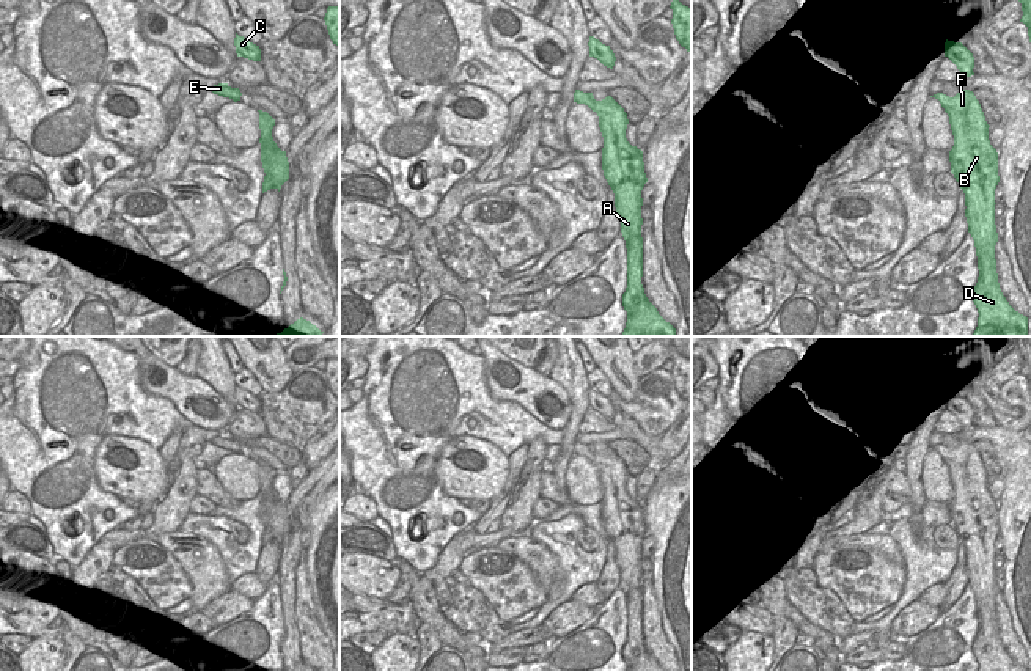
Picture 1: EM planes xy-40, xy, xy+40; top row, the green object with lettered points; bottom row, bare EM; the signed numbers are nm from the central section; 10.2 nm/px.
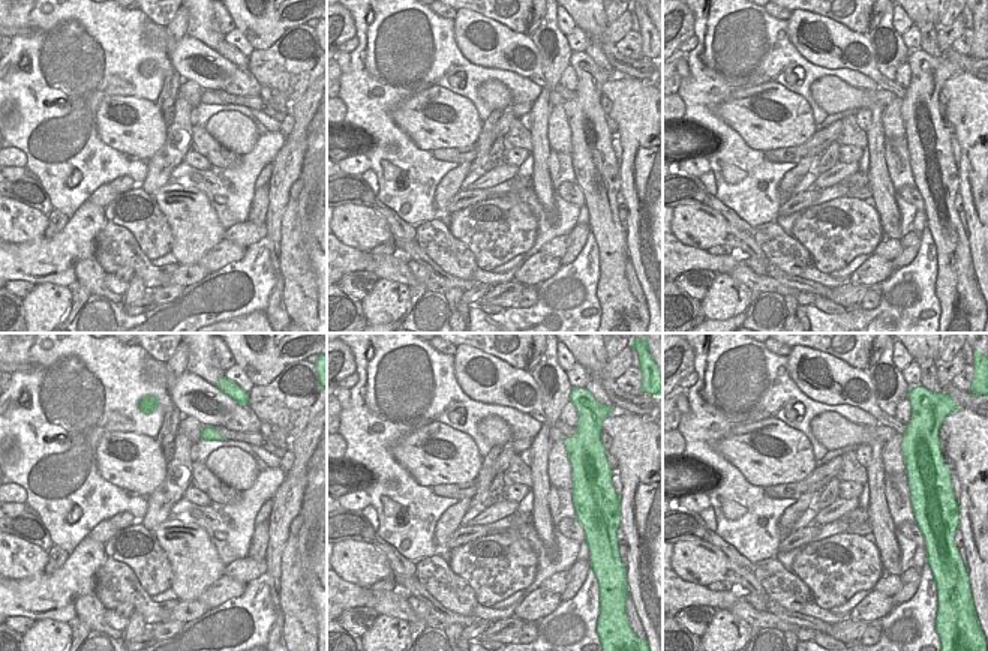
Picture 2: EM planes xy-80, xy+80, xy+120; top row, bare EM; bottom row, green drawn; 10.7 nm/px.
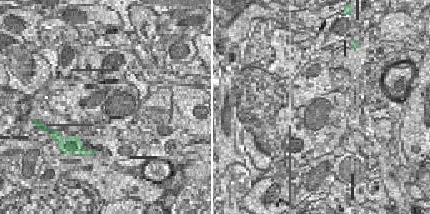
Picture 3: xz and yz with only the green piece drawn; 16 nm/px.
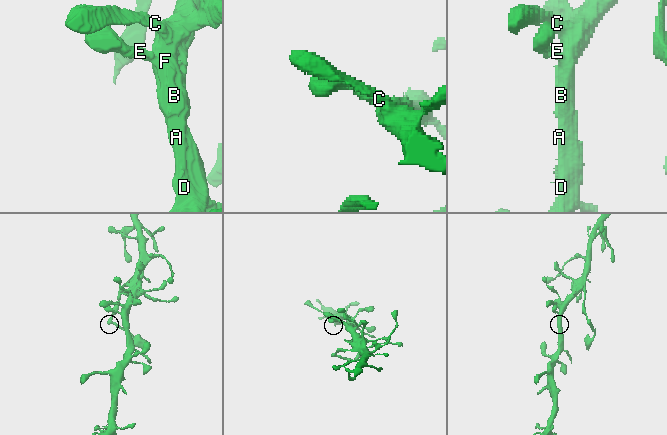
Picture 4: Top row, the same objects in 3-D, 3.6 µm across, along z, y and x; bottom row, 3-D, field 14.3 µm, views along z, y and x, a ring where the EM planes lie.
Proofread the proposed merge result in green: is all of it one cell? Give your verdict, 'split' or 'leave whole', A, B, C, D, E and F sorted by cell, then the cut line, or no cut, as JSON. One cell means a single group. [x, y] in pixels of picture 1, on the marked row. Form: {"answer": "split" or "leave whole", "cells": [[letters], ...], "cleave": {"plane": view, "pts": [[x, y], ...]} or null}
{"answer": "leave whole", "cells": [["A", "B", "C", "D", "E", "F"]], "cleave": null}

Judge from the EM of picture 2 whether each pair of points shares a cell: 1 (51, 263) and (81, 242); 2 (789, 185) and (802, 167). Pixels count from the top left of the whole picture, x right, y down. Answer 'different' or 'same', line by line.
1: same
2: same

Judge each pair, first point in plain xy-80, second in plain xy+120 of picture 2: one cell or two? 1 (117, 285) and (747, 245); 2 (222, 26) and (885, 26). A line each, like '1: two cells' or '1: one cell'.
1: two cells
2: two cells

